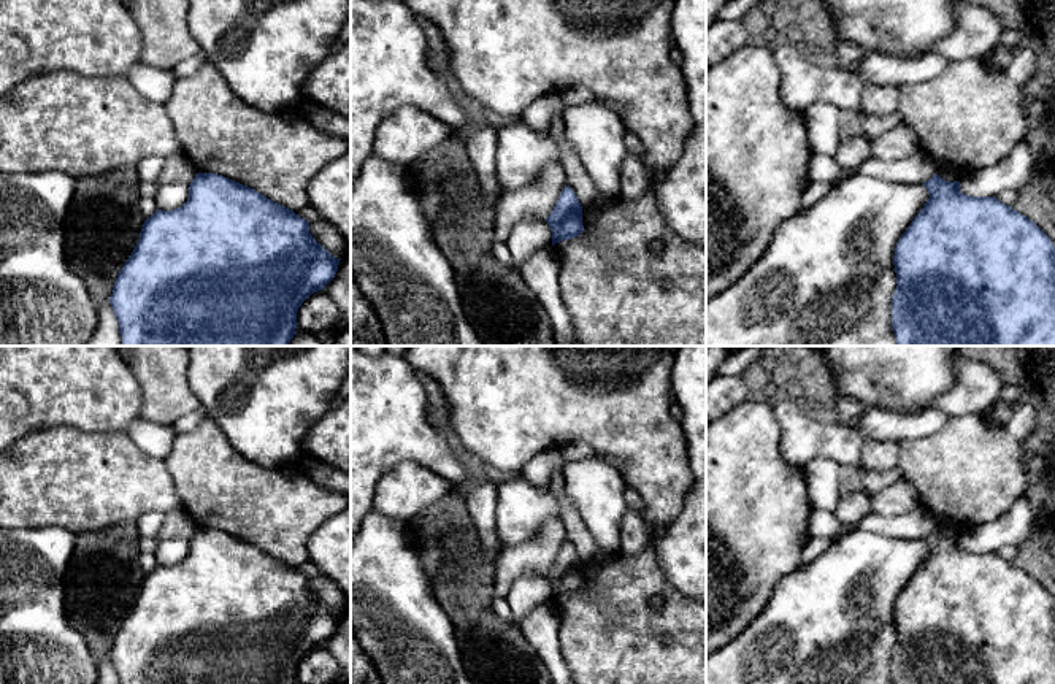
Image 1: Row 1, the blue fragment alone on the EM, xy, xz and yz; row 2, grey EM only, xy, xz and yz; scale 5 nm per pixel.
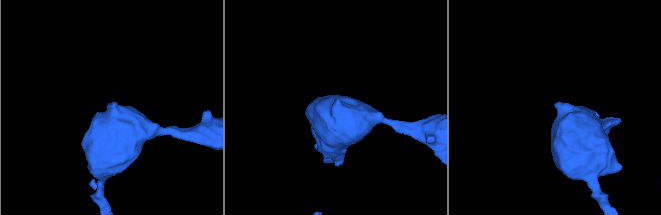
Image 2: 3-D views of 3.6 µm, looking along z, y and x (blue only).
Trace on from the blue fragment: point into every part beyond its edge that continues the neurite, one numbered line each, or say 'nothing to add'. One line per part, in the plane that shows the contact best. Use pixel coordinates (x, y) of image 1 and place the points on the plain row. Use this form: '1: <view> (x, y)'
nothing to add

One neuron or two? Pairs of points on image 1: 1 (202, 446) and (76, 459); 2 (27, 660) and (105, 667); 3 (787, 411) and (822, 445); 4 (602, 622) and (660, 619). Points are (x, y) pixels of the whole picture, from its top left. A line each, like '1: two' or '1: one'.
1: two
2: two
3: one
4: one

